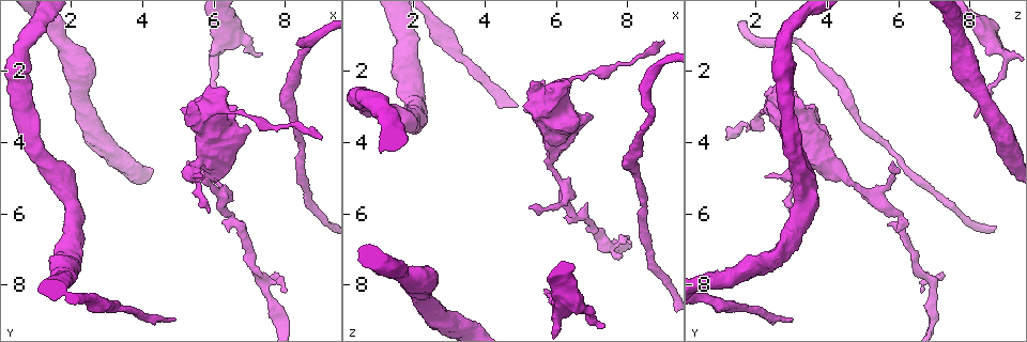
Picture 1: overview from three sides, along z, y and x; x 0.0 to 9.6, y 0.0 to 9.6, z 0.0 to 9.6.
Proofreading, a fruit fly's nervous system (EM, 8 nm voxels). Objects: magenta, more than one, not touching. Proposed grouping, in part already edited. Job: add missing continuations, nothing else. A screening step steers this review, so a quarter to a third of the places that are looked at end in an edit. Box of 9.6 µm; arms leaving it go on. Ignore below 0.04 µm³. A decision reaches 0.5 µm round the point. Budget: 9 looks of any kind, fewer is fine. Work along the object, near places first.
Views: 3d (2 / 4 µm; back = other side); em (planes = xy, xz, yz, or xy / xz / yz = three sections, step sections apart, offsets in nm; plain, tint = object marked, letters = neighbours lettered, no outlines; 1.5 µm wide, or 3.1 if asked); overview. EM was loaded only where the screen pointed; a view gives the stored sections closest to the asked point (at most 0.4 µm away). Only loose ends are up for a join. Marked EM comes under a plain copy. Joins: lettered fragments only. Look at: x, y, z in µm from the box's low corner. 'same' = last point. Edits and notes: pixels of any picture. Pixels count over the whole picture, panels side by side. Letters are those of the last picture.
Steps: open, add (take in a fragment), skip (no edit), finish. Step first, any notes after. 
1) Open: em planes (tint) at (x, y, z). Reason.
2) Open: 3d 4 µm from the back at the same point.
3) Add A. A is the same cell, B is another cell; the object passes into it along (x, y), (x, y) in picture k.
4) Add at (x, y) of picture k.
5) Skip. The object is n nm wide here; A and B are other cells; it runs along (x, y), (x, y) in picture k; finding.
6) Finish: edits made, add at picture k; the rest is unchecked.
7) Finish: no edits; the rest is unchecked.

Open: em planes (letters) at (5.70, 3.25, 8.15). An open end.

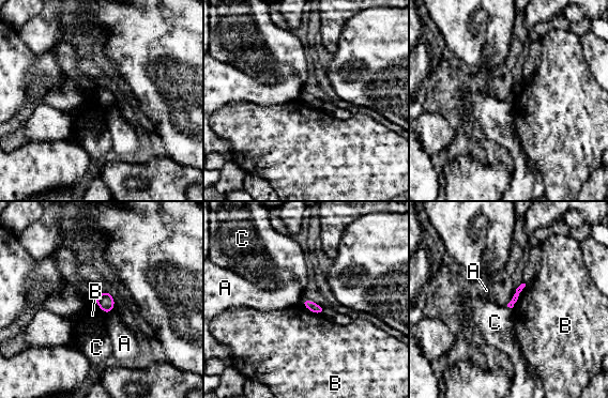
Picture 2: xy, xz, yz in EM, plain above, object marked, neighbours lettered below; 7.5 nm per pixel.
Skip. A, B and C are other cells; a border runs along (526, 285), (512, 308) in picture 2; none of them fits.

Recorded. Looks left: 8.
Open: em xy step 8 (letters) at (5.65, 5.00, 2.30). An open end.

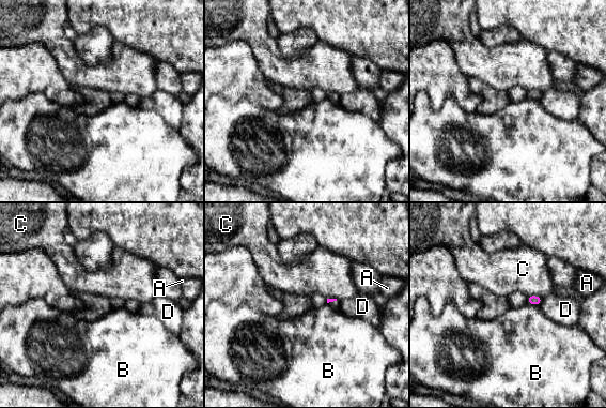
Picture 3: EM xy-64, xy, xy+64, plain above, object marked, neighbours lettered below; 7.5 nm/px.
Open: em planes (letters) at the same point. Cut it another way.

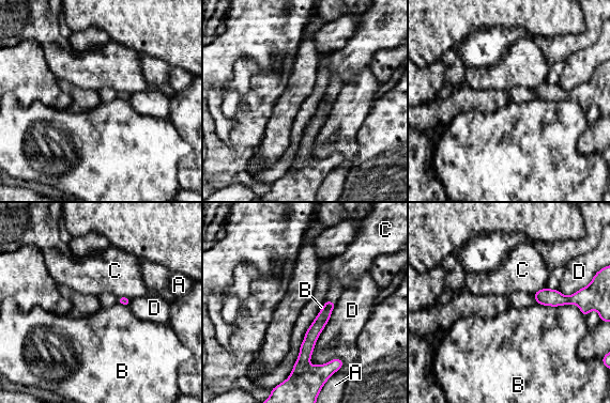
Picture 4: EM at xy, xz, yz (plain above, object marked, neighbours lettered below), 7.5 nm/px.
Skip. A, B, C and D are other cells; it runs along (332, 304), (306, 349), (306, 362), (325, 369) in picture 4; no lettered fragment goes on from it.

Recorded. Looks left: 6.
Open: em planes (tint) at (9.00, 3.90, 1.20). End of a long branch.

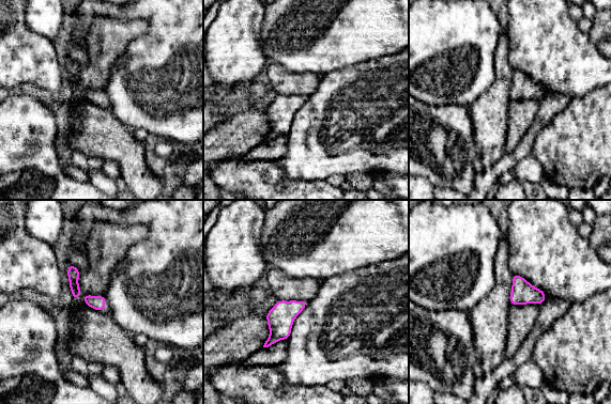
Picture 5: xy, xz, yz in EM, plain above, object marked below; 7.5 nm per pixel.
Open: em planes (letters) at the same point.

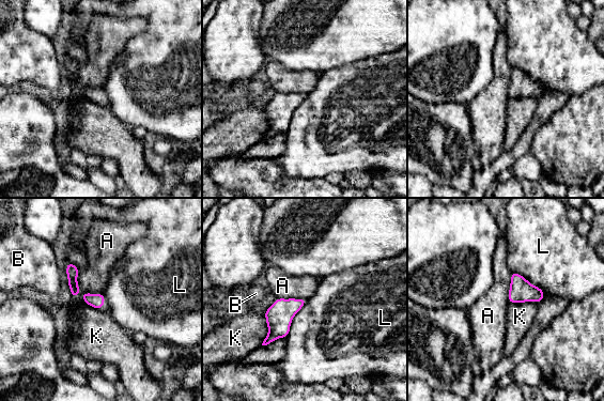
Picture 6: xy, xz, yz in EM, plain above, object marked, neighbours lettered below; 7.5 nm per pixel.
Skip. A, B, K and L are other cells; no lettered fragment goes on from it.

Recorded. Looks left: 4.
Open: 3d 2 µm at (4.90, 8.90, 2.95). Branch stops here.

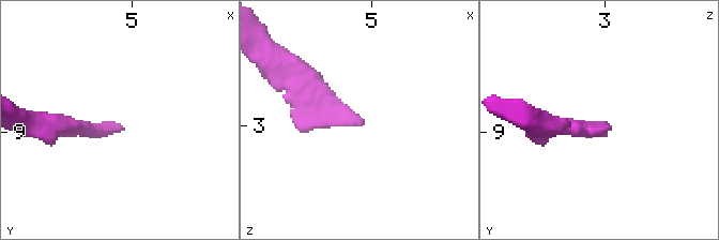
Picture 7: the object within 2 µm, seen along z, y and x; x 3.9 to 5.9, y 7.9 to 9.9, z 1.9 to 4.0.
Open: em planes (letters) at (4.92, 8.94, 3.00).

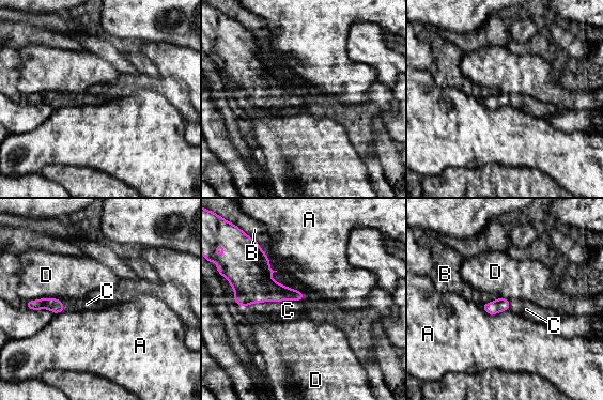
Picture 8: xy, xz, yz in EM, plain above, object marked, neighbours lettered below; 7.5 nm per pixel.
Add C. C is the same cell, A, B and D are other cells; the object passes into it along (250, 277), (274, 301), (288, 310) in picture 8; the cell continues.

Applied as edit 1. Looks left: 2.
Finish: edits made, add at picture 8; the rest is unchecked.

